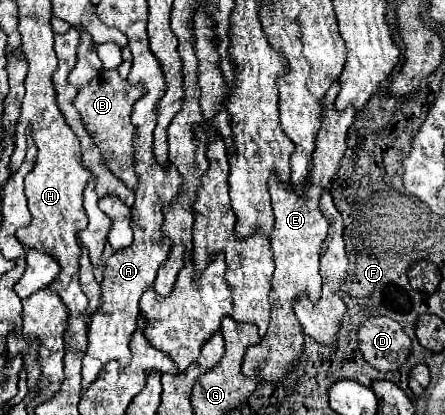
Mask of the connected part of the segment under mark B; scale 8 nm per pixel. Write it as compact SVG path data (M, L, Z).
M103 70L99 78L93 78L87 86L83 86L75 98L75 108L79 110L83 124L87 126L87 132L95 140L95 144L101 148L101 154L105 158L105 164L109 170L121 178L131 190L139 184L139 176L135 174L135 126L131 124L131 106L137 98L141 98L143 88L141 86L129 86L125 80L119 78L117 70Z

